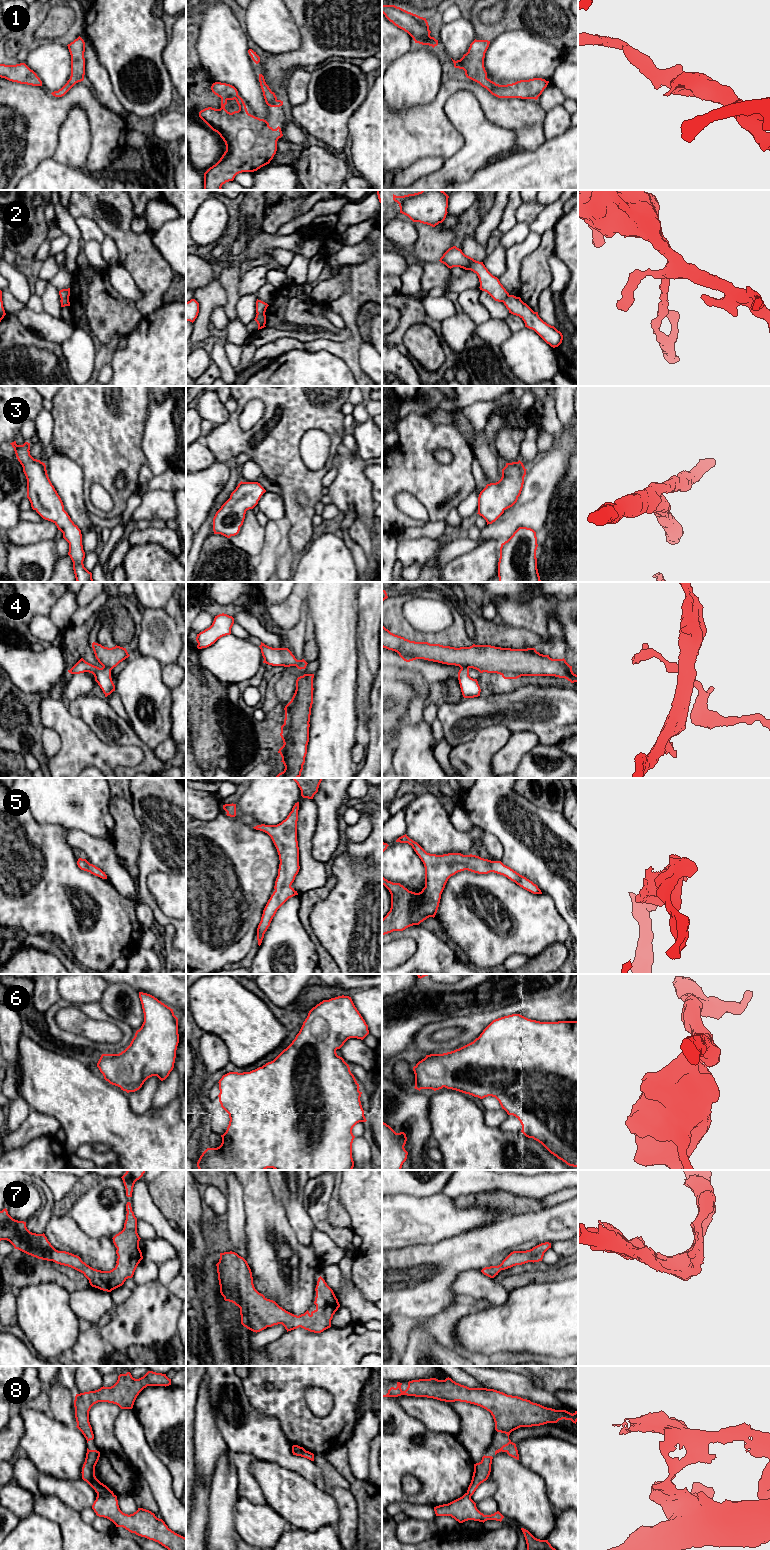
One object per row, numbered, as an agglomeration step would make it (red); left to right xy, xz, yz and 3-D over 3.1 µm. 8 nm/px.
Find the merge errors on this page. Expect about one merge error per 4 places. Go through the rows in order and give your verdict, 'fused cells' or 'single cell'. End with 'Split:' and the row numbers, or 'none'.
1: single cell
2: fused cells
3: single cell
4: fused cells
5: single cell
6: single cell
7: single cell
8: fused cells
Split: 2, 4, 8

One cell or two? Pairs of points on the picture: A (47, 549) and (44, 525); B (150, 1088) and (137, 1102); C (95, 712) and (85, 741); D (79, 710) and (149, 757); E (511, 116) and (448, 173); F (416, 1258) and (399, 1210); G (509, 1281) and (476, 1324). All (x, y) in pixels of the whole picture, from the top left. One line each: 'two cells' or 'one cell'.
A: two cells
B: one cell
C: two cells
D: one cell
E: two cells
F: two cells
G: two cells

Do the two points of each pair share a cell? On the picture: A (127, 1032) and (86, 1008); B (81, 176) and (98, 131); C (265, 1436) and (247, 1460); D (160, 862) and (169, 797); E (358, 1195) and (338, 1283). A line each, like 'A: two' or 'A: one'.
A: one
B: two
C: two
D: one
E: two

